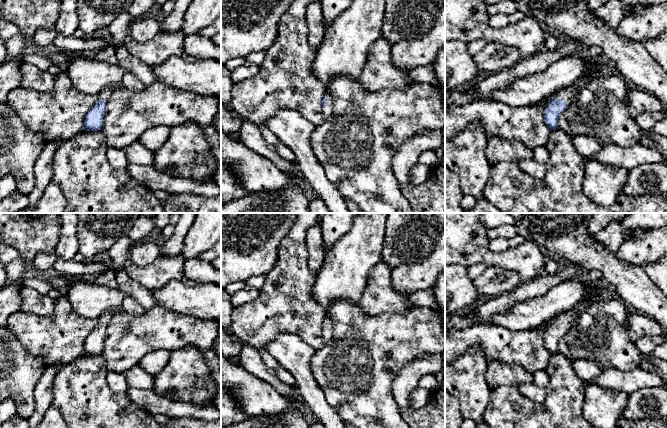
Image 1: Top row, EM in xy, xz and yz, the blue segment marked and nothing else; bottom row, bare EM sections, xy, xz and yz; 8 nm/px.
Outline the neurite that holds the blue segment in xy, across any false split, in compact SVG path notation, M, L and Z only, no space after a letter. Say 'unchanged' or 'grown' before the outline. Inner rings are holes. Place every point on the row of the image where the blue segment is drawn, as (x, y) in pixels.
grown | M105 89L99 93L99 99L95 106L86 114L83 130L98 131L103 126L103 118L106 112L106 105L113 90Z

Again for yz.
grown | M578 83L563 88L551 96L547 107L545 108L544 120L546 125L555 130L558 127L558 119L562 112L567 108L573 98L578 94Z

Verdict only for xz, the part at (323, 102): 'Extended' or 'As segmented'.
Extended

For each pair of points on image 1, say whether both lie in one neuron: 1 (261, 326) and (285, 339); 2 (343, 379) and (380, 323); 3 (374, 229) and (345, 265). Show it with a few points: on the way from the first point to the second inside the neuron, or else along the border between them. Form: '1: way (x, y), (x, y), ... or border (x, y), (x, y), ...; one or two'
1: border (300, 337), (287, 332), (280, 332), (266, 348); two
2: way (357, 365), (380, 340), (380, 337); one
3: way (365, 238), (361, 248), (353, 256); one

